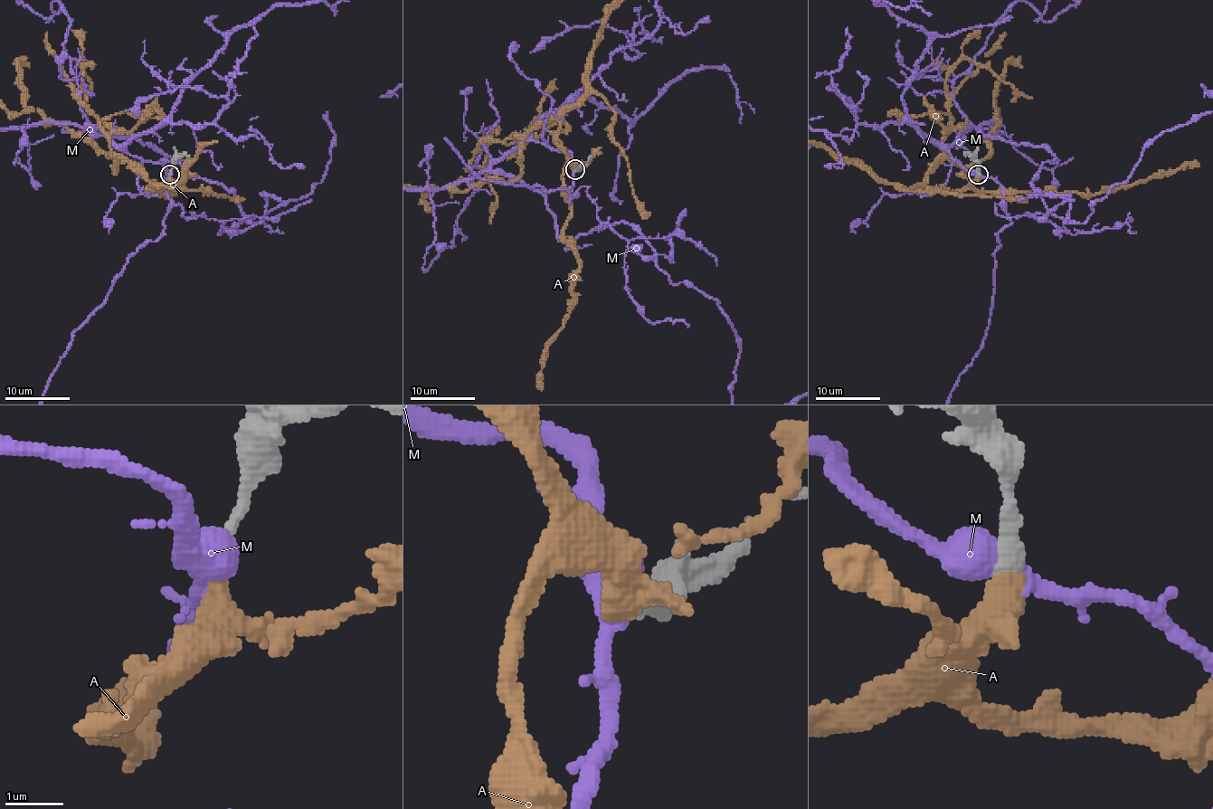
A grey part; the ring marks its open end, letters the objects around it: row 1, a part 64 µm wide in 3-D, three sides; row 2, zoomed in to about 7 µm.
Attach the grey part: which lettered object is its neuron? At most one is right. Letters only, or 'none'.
A

